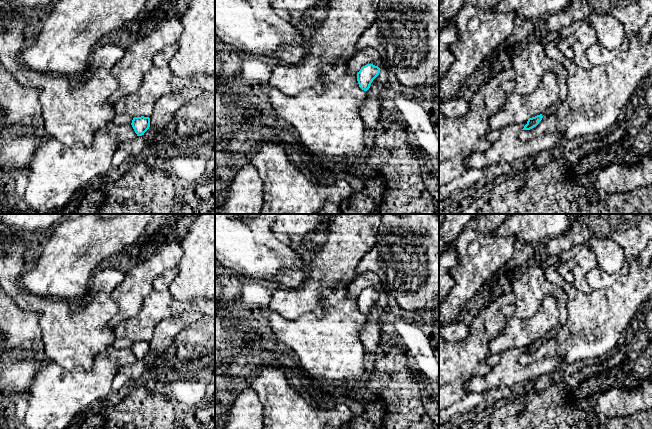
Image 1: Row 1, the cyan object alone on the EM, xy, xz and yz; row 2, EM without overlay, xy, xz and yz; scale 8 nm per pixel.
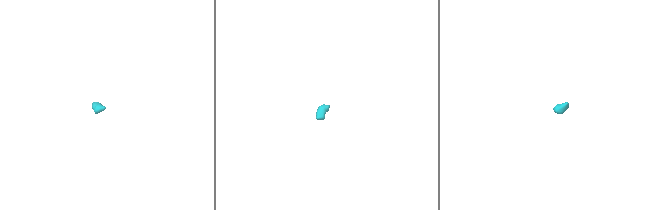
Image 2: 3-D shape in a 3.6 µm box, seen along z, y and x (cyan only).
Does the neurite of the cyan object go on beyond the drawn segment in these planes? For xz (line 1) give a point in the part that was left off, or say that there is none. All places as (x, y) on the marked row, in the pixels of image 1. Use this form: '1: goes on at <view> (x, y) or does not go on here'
1: does not go on here

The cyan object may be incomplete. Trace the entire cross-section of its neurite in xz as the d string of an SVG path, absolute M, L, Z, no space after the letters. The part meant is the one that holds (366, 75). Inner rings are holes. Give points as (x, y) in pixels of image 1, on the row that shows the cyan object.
M367 64L361 67L360 71L357 73L357 81L359 87L367 91L370 88L371 83L373 80L379 75L380 68L373 64Z

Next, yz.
M570 0L569 6L564 10L548 16L543 33L533 37L521 51L511 54L507 60L507 65L516 72L515 80L502 83L502 88L508 95L532 94L542 82L543 76L549 72L553 72L558 79L558 101L540 115L529 118L522 130L536 127L543 117L554 113L567 97L568 72L557 61L546 56L543 39L560 27L568 26L592 13L613 16L623 25L626 37L631 39L652 16L652 0Z

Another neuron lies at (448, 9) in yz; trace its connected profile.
M441 0L439 3L439 31L451 18L455 18L466 1L467 0Z

